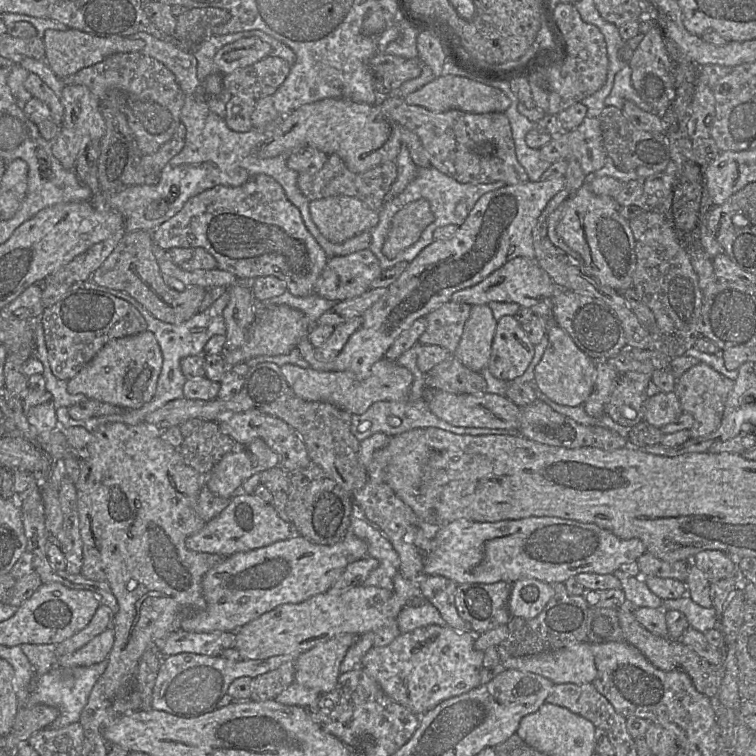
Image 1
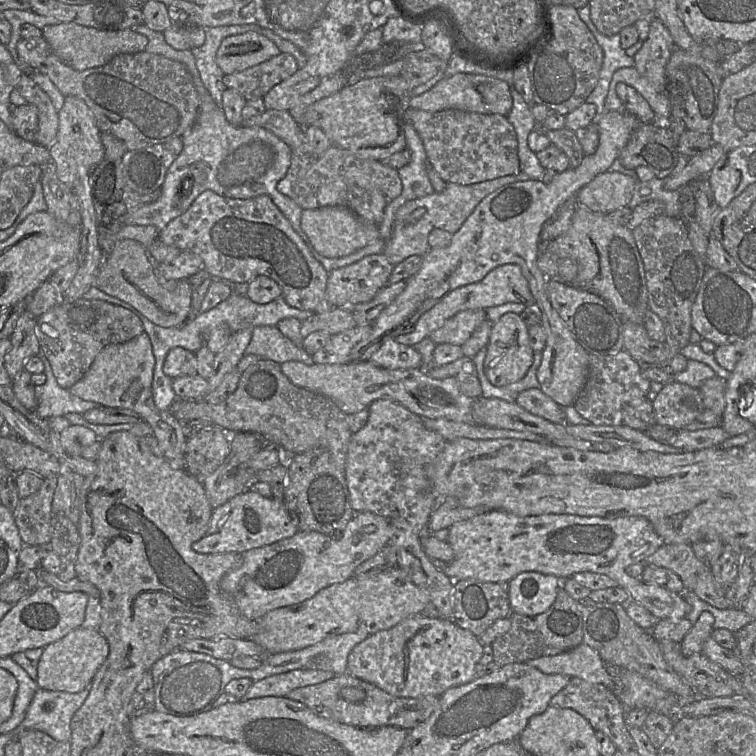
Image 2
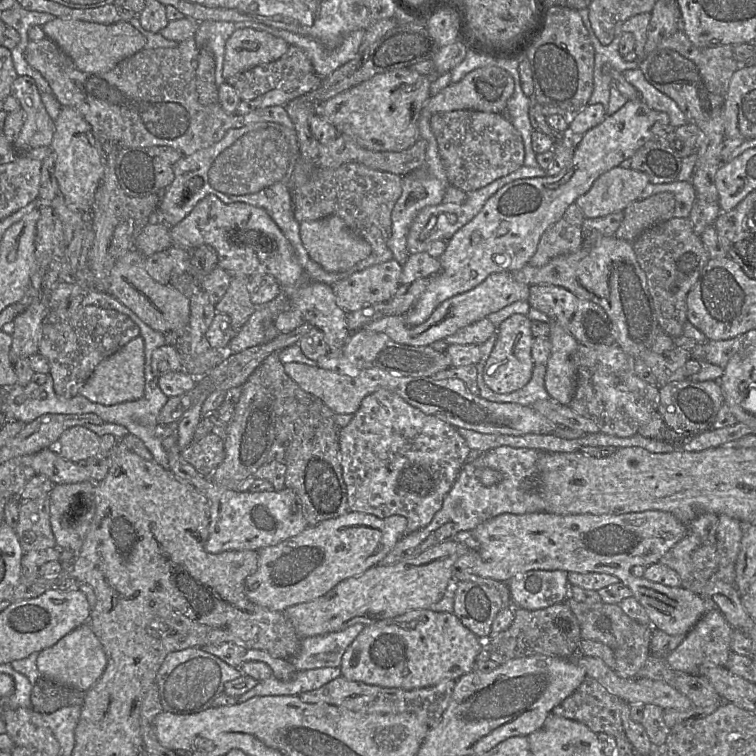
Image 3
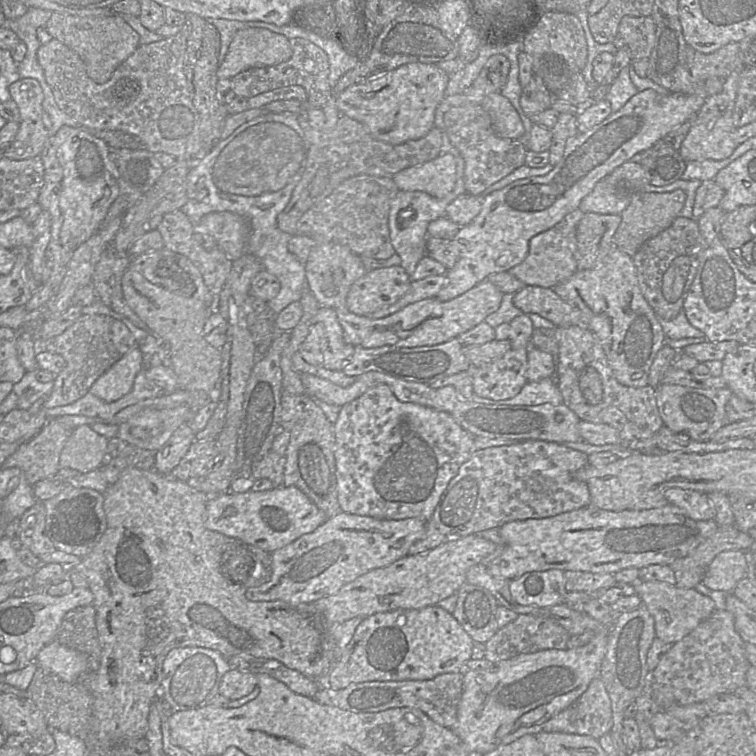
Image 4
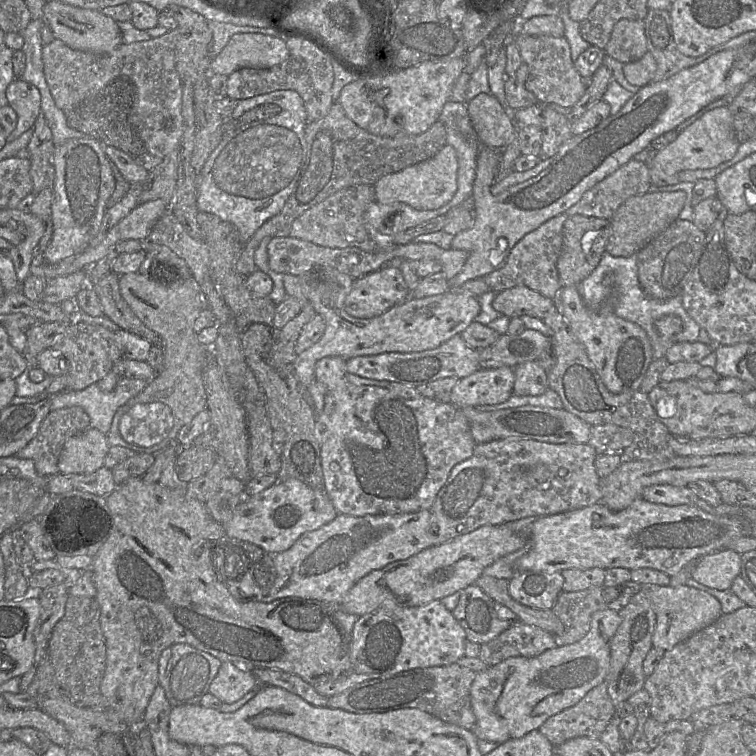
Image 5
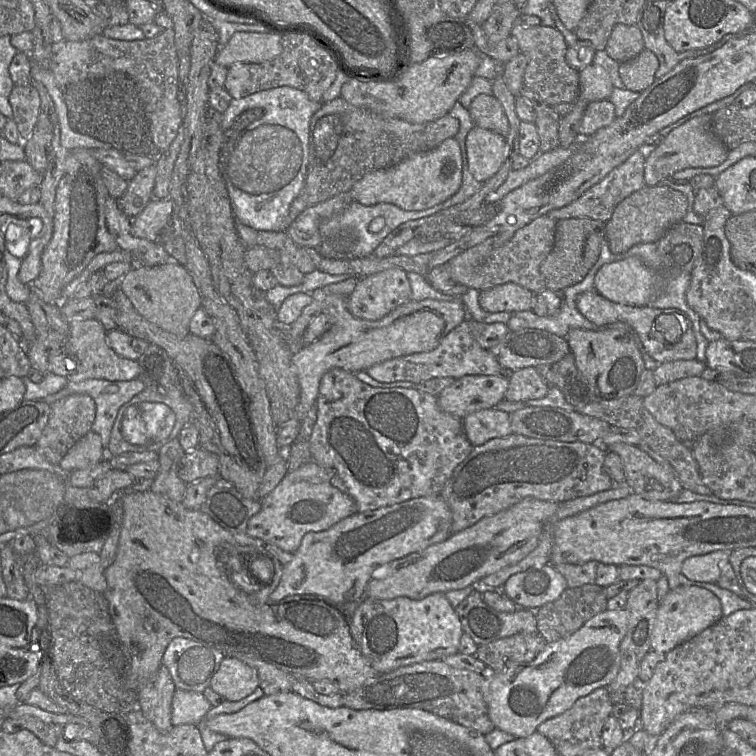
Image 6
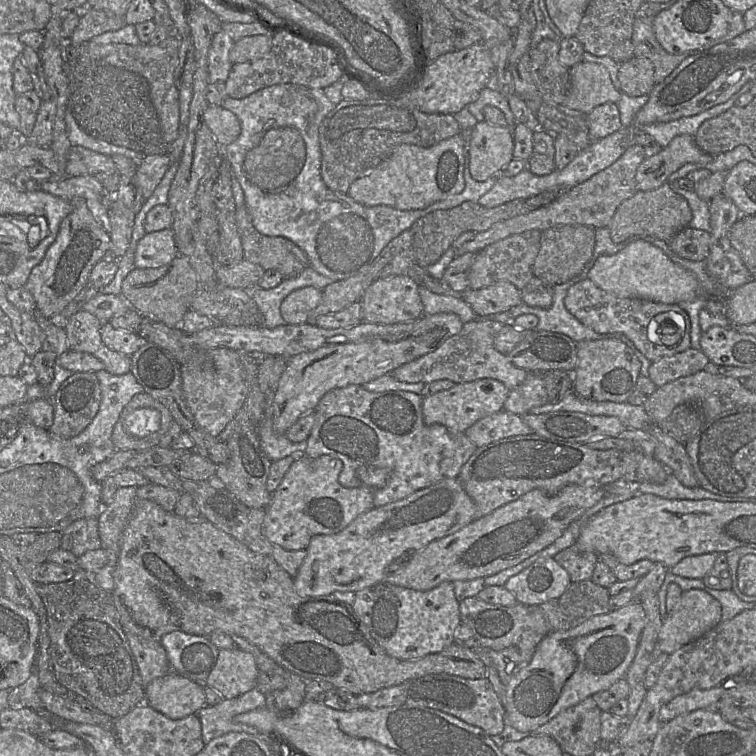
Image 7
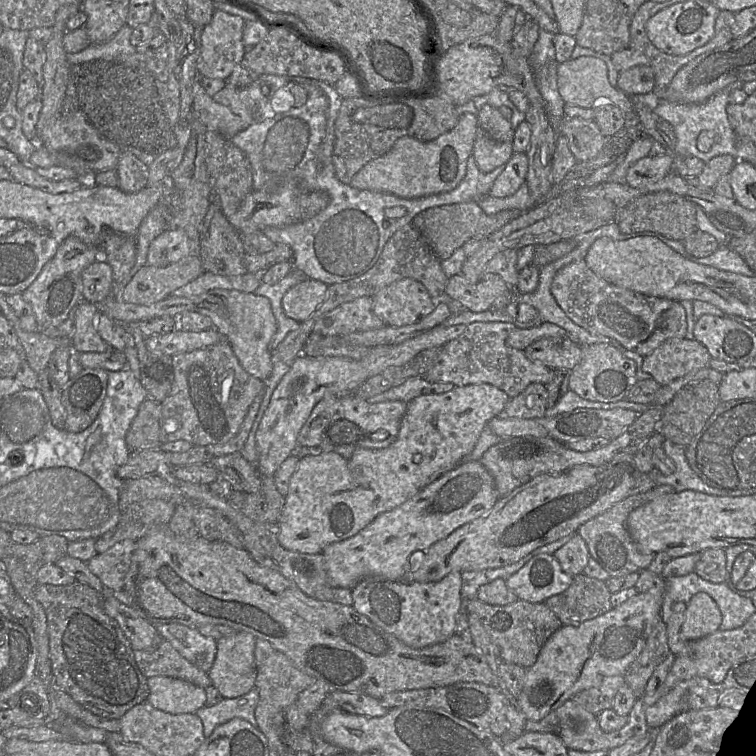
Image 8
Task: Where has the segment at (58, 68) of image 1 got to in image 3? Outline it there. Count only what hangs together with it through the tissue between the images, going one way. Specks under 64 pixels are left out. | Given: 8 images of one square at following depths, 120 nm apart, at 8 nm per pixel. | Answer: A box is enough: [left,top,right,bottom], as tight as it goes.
[42,17,146,73]

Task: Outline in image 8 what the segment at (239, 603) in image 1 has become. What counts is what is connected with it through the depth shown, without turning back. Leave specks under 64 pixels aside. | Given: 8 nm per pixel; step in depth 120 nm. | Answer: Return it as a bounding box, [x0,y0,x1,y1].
[322,461,498,589]

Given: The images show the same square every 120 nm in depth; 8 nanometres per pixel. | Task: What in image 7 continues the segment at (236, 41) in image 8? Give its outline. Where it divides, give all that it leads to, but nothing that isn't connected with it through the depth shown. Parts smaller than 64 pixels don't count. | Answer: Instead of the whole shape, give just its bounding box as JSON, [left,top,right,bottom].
[208,29,234,83]

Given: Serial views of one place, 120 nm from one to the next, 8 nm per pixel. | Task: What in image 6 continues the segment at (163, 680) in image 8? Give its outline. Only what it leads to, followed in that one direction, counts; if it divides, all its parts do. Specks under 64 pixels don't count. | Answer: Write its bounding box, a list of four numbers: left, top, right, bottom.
[171,689,211,726]

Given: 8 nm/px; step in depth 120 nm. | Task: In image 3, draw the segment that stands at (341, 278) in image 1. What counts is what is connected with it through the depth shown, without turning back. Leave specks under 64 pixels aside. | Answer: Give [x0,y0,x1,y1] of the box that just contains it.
[332,259,402,313]

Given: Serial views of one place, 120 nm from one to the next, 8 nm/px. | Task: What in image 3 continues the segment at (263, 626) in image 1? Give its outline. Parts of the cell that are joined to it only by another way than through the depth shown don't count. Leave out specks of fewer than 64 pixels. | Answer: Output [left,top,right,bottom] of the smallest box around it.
[283,540,471,639]

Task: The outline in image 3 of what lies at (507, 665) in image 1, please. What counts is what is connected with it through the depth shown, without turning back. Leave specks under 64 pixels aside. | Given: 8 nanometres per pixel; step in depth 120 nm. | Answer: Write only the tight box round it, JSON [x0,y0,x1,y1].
[569,654,693,710]

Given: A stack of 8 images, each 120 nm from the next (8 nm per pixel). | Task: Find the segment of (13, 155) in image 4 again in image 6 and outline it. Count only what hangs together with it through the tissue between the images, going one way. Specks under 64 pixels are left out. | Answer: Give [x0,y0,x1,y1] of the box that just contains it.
[9,85,40,141]

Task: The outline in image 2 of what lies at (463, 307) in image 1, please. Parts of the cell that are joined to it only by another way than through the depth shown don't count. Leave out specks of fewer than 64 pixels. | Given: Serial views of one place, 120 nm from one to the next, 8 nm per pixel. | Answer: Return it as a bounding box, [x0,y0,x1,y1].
[429,310,487,346]

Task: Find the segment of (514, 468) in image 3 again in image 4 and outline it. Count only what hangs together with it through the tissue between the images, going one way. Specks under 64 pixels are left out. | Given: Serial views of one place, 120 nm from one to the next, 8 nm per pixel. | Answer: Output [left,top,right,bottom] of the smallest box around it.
[408,440,590,555]

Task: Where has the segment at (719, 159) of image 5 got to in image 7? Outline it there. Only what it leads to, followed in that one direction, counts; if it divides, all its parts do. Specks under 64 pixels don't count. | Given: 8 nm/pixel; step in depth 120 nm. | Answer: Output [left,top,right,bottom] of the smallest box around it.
[636,134,711,191]

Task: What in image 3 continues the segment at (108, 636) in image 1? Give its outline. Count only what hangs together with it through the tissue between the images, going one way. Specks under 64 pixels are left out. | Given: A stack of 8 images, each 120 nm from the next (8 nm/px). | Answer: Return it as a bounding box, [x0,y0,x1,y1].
[36,623,107,691]

